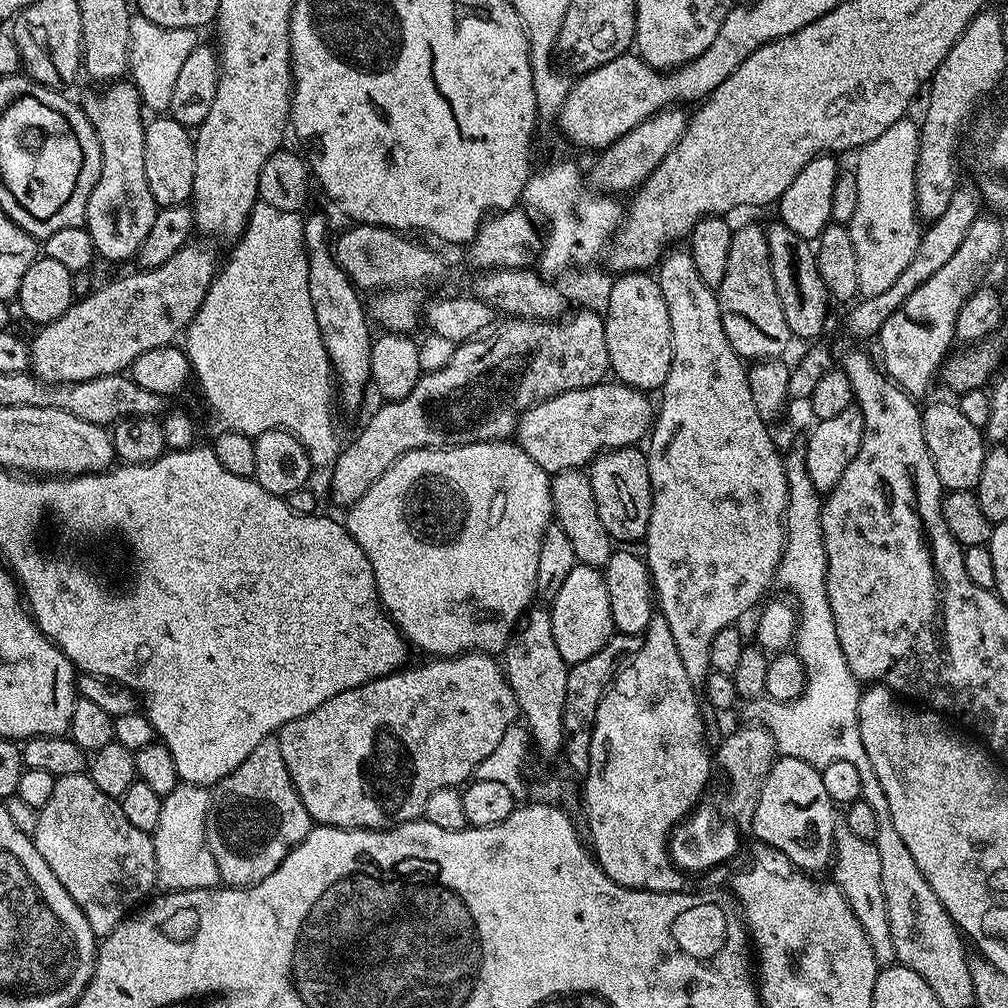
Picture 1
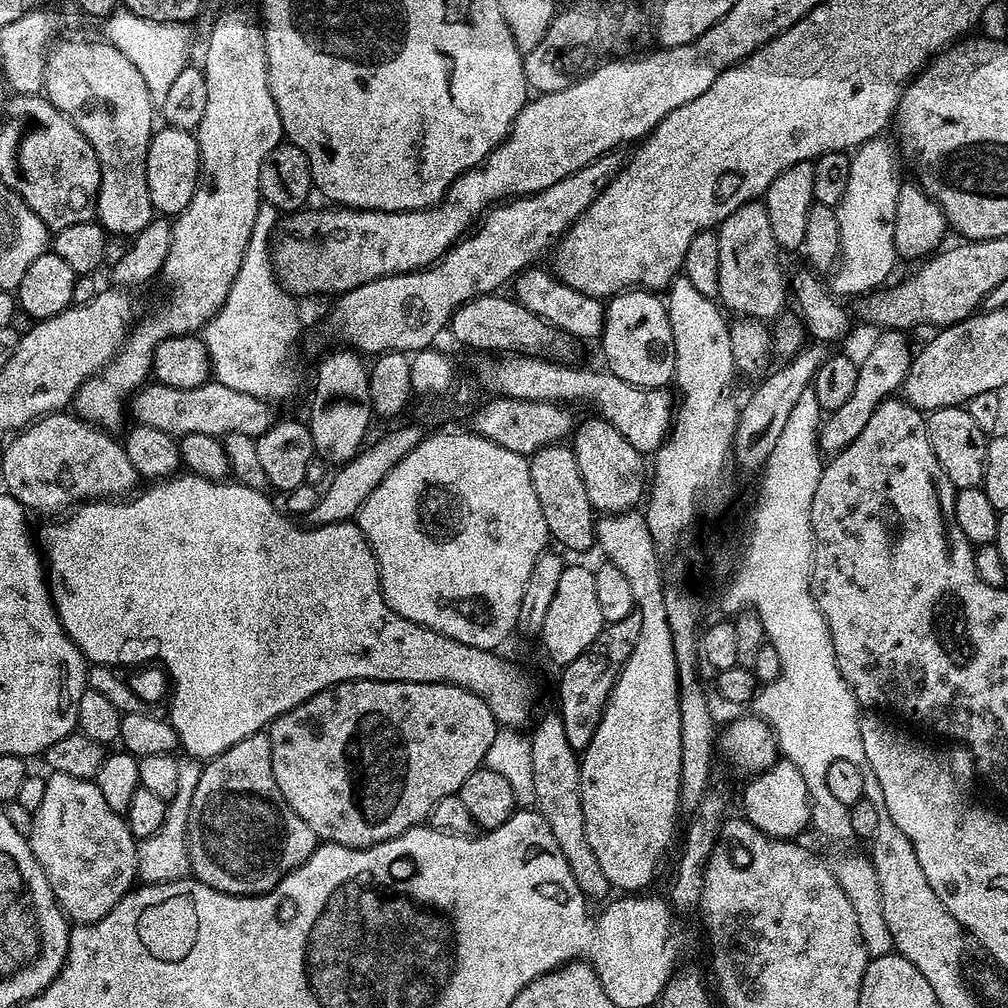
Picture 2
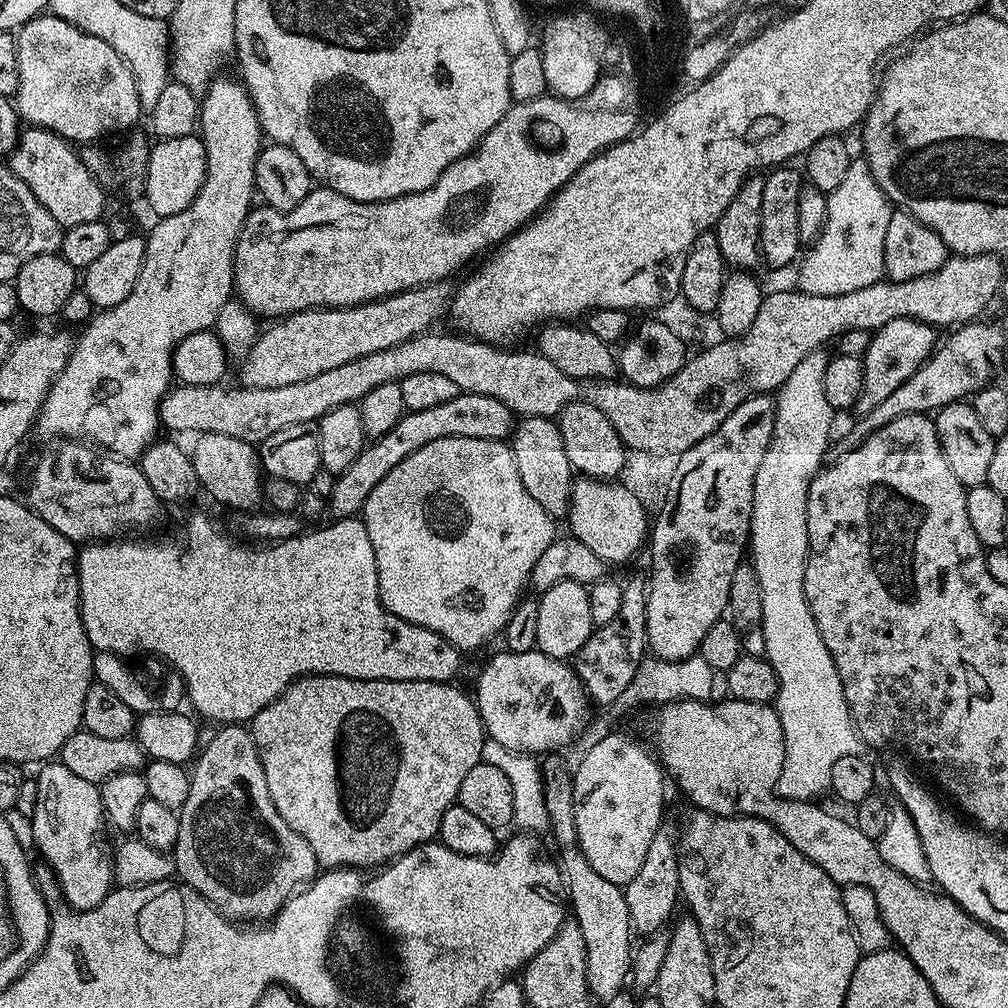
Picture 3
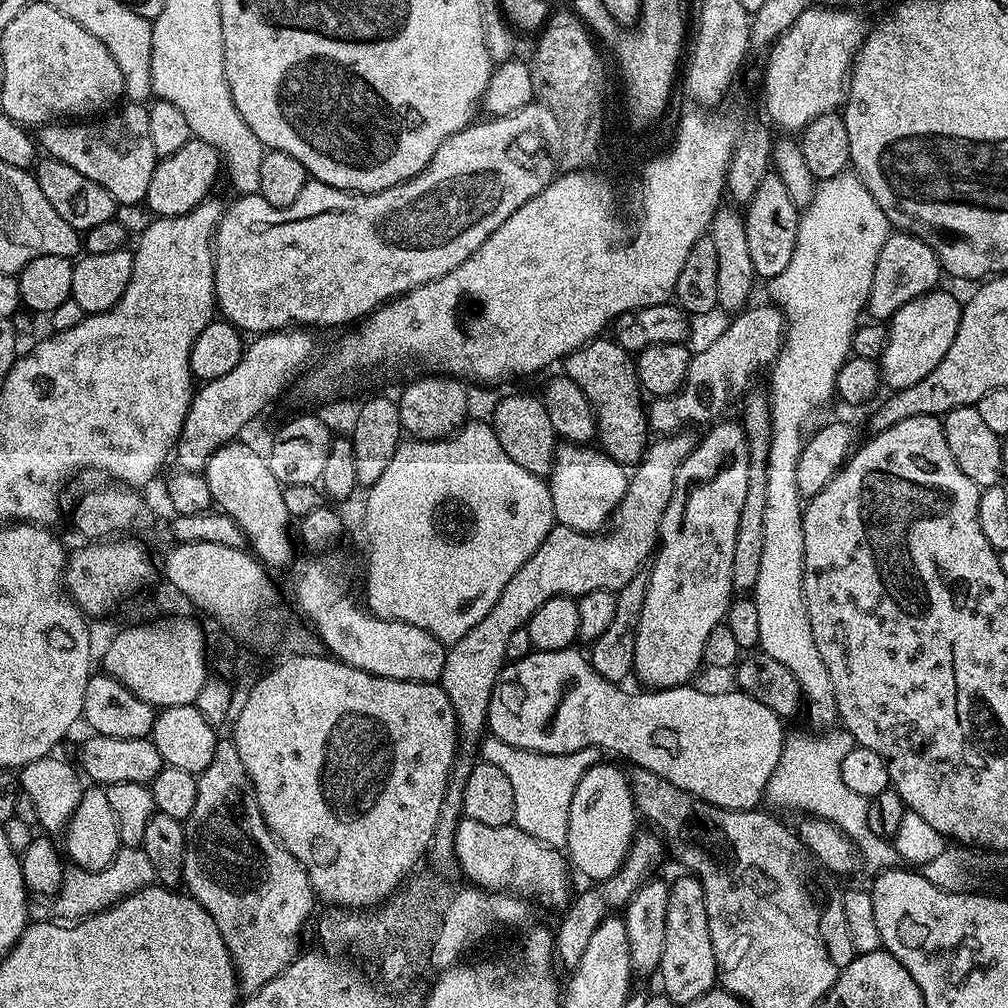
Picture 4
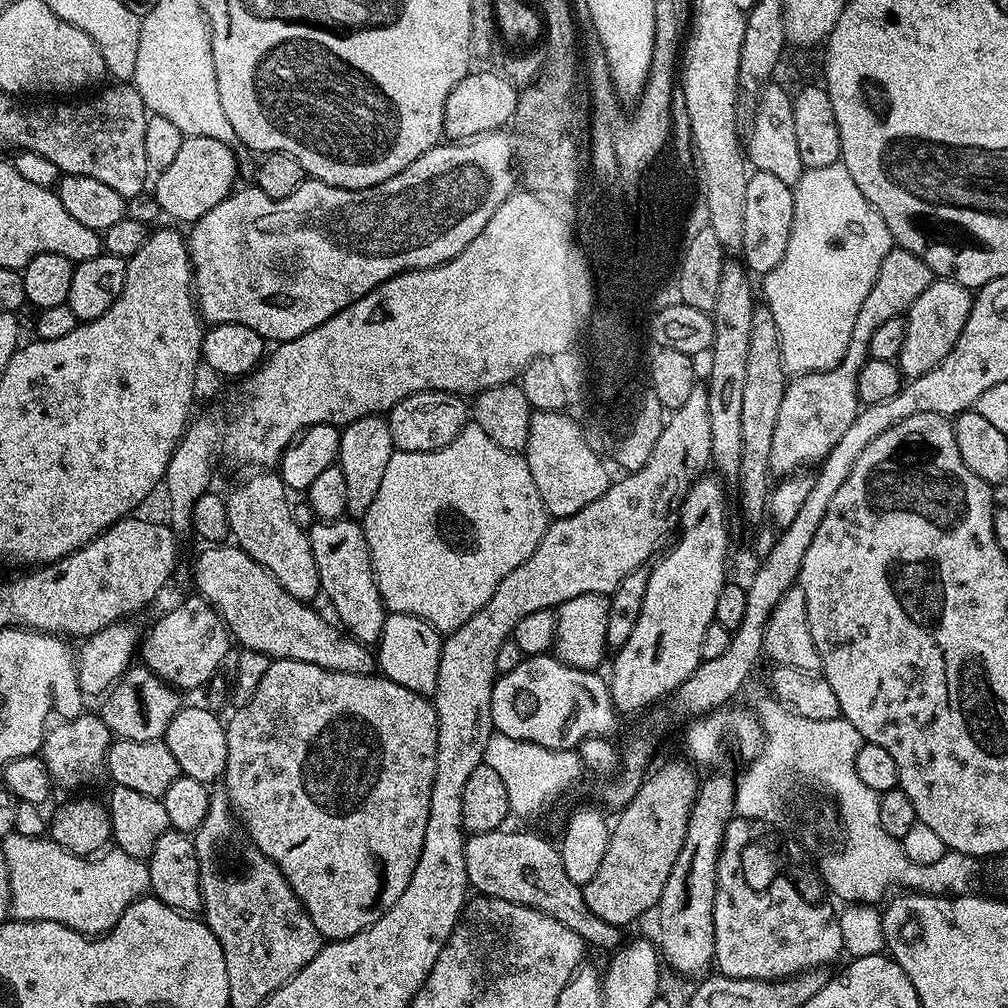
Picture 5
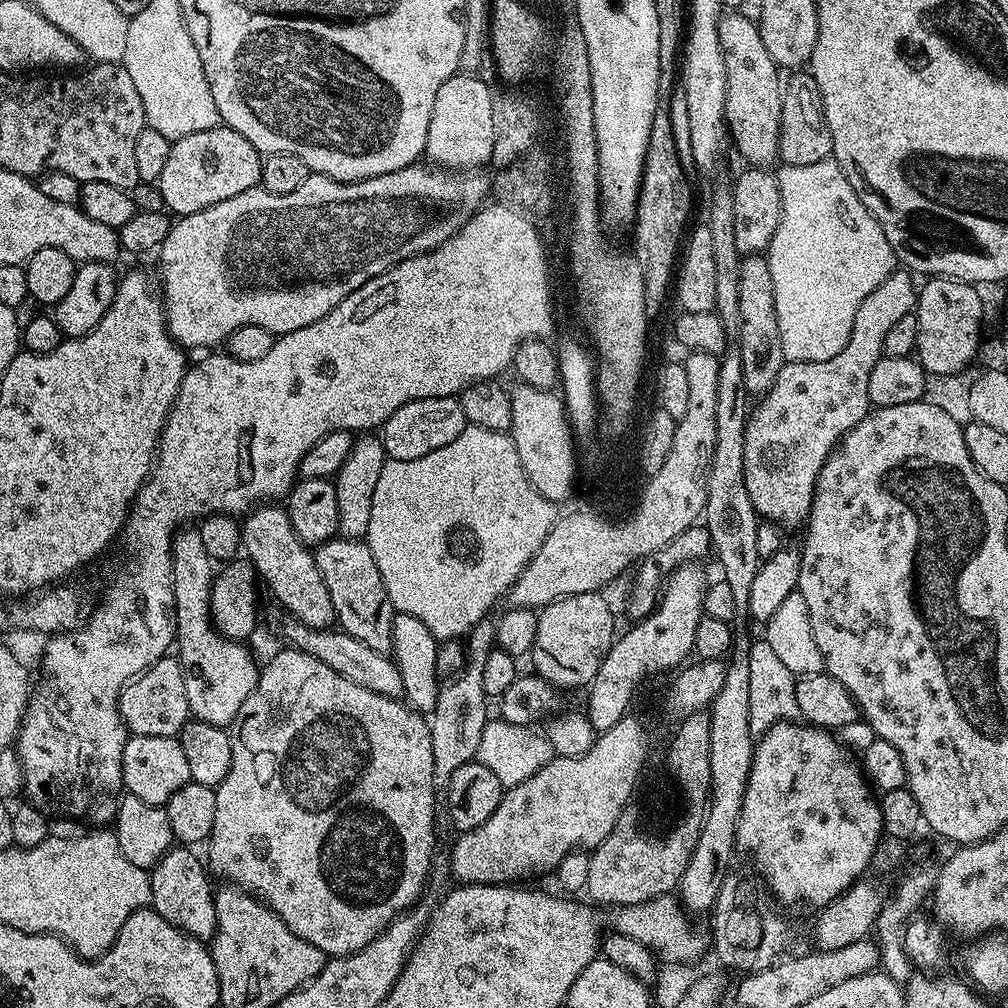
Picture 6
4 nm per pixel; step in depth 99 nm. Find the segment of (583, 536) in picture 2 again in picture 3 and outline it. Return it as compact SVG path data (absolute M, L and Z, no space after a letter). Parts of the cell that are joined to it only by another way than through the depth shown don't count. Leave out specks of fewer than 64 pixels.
M525 416L515 421L510 433L510 447L514 454L514 466L518 466L518 478L530 493L530 498L542 506L549 516L560 518L568 511L572 500L574 469L566 458L566 446L562 446L559 423L547 416Z

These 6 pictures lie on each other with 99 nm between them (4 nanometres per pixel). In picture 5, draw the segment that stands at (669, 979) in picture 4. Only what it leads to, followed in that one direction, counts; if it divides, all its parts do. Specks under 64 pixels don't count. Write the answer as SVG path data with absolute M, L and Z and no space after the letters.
M716 772L713 776L704 776L700 781L700 789L696 791L696 805L690 810L686 838L682 842L682 850L678 850L678 859L674 862L674 870L670 870L670 878L666 878L666 886L662 886L662 898L656 905L655 915L660 915L660 940L658 951L663 963L668 964L676 972L684 976L692 976L695 972L703 973L707 964L713 963L714 950L714 894L716 893L716 867L720 861L720 847L729 822L736 816L736 786L738 780L728 772Z

